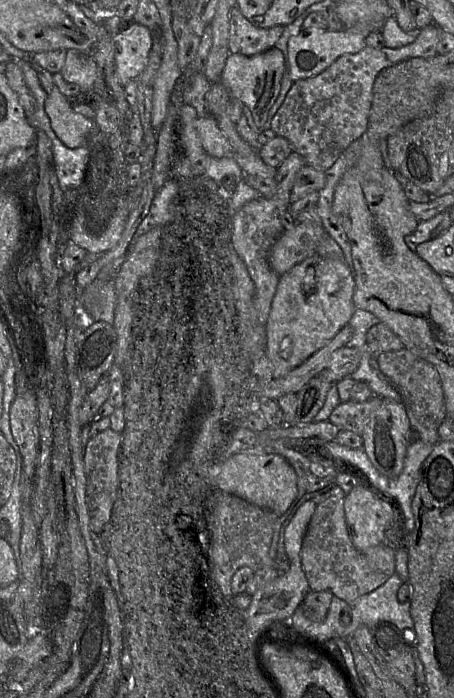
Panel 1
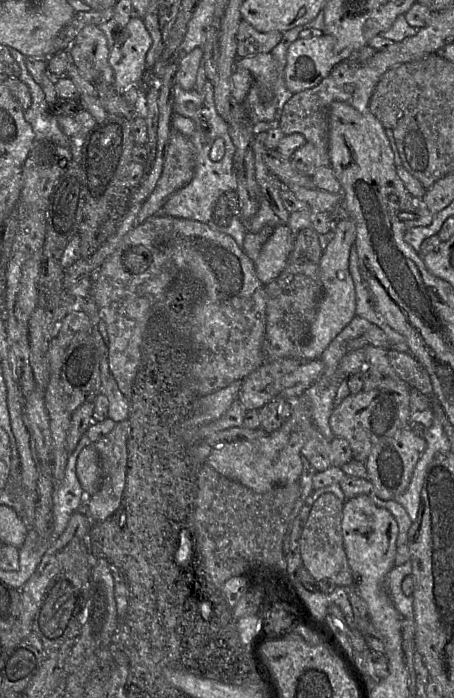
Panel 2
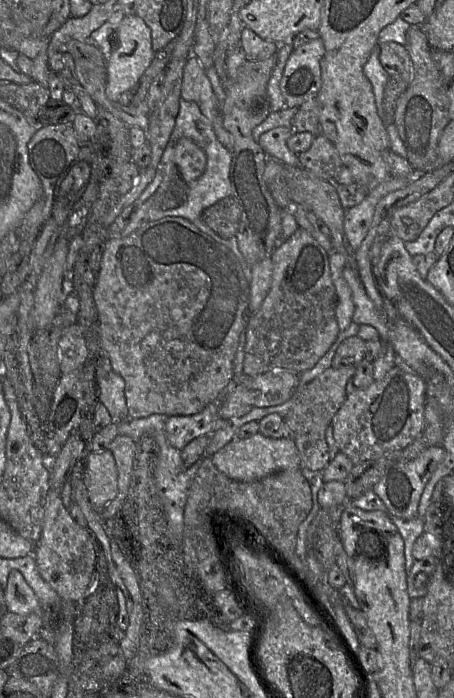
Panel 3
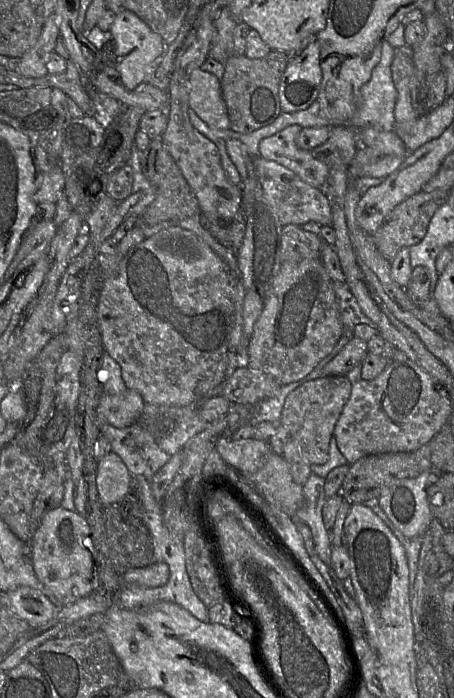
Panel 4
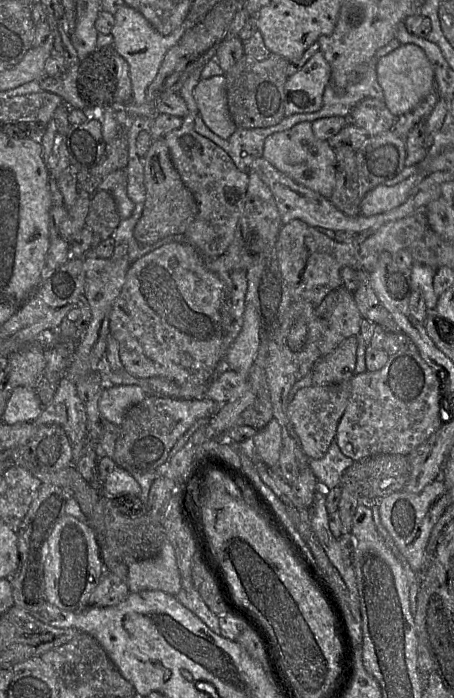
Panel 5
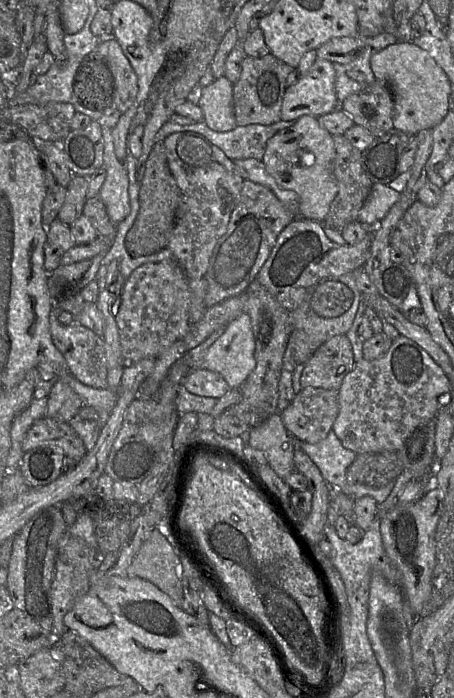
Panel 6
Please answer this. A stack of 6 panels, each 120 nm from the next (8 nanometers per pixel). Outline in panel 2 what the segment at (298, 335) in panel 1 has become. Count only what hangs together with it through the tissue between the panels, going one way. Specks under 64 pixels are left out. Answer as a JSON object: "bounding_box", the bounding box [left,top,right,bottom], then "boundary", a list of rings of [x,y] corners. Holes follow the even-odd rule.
{"bounding_box":[293,217,356,360],"boundary":[[[350,217],[336,220],[334,233],[335,236],[324,249],[319,264],[319,278],[323,287],[323,296],[310,325],[307,339],[293,356],[295,359],[314,360],[320,358],[331,341],[356,316],[356,291],[349,270],[350,250],[356,241],[356,224]]]}

